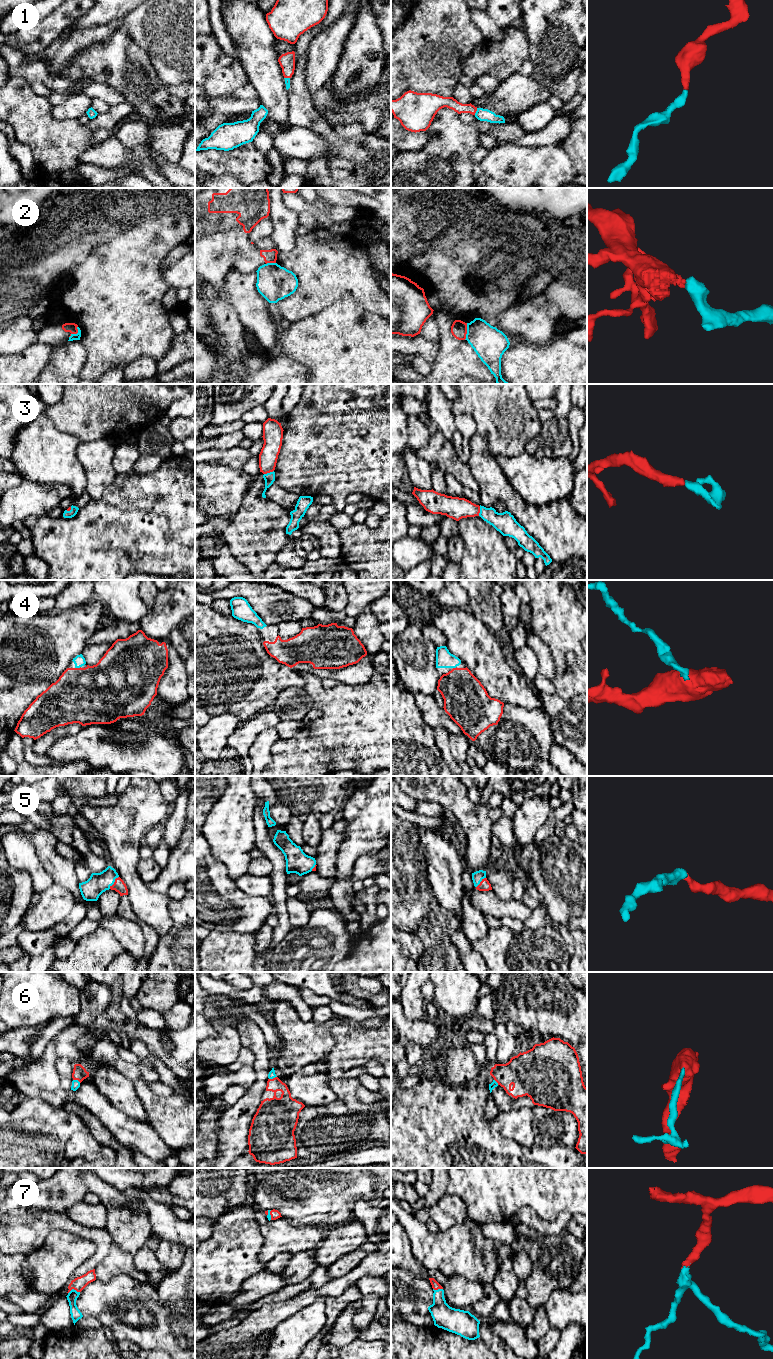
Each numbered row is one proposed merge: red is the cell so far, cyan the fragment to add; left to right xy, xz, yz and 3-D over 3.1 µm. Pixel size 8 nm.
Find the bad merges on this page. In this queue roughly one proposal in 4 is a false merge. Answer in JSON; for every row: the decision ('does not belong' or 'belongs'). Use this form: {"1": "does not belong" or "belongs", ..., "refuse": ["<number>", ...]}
{"1": "belongs", "2": "does not belong", "3": "belongs", "4": "belongs", "5": "belongs", "6": "belongs", "7": "belongs", "refuse": ["2"]}

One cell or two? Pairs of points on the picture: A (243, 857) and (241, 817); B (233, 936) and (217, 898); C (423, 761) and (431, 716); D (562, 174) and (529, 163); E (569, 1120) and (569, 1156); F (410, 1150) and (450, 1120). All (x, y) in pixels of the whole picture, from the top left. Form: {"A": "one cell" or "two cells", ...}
{"A": "one cell", "B": "two cells", "C": "two cells", "D": "one cell", "E": "two cells", "F": "one cell"}

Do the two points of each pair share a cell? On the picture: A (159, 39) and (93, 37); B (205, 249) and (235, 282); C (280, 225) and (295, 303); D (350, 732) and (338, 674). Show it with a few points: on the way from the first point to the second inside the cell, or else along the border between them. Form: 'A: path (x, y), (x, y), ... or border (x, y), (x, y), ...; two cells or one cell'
A: path (143, 24), (115, 24), (109, 29); one cell
B: border (250, 272), (232, 268), (226, 275), (221, 296); two cells
C: border (297, 235), (294, 245), (289, 250), (278, 252); two cells
D: border (339, 682), (363, 684); two cells

